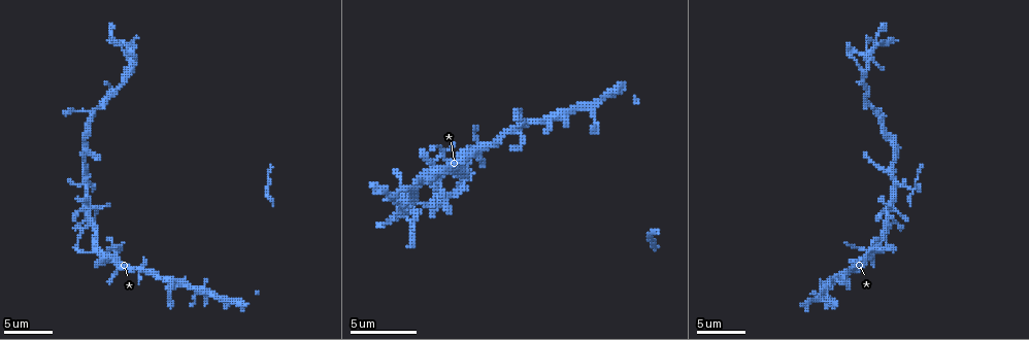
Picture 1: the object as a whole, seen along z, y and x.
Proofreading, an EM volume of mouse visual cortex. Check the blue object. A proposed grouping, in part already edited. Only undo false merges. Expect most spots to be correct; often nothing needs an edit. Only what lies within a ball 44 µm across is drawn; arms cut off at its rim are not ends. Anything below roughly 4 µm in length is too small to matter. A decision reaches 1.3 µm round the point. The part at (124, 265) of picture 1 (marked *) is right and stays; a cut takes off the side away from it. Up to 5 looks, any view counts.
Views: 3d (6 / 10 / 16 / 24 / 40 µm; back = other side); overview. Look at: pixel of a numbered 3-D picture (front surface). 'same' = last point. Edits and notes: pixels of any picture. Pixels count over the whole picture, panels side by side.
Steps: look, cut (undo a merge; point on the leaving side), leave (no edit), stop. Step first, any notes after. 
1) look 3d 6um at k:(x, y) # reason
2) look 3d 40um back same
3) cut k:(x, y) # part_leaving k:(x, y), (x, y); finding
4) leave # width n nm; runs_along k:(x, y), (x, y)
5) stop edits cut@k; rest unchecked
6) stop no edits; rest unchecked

look 3d 16um at 1:(176, 280) # arms run side by side

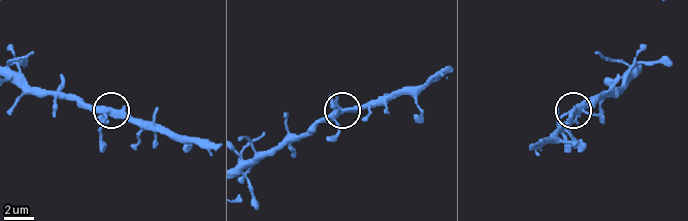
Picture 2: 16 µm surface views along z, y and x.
leave # runs_along 2:(33, 86), (105, 105), (99, 133); continuous, no second neuron

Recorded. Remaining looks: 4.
look 3d 10um at 1:(869, 55) # four or more arms meet

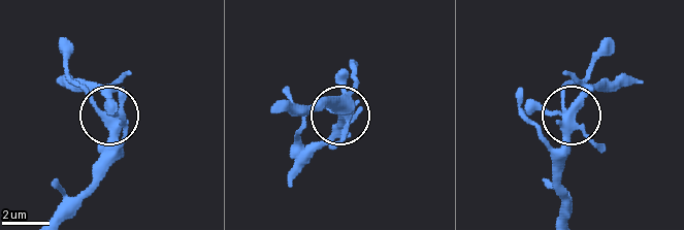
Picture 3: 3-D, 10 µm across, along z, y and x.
look 3d 6um at 3:(569, 113)

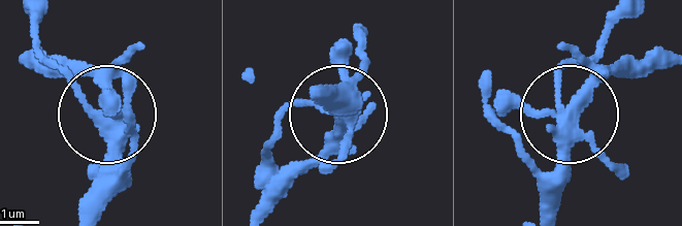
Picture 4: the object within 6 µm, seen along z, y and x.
leave # all the same neuron

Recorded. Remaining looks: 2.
look 3d 6um at 1:(877, 111)

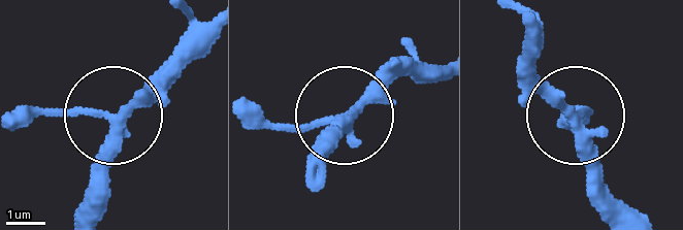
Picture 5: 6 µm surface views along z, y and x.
leave # arms 4; continuous, no second neuron

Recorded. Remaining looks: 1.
stop no edits; rest unchecked

